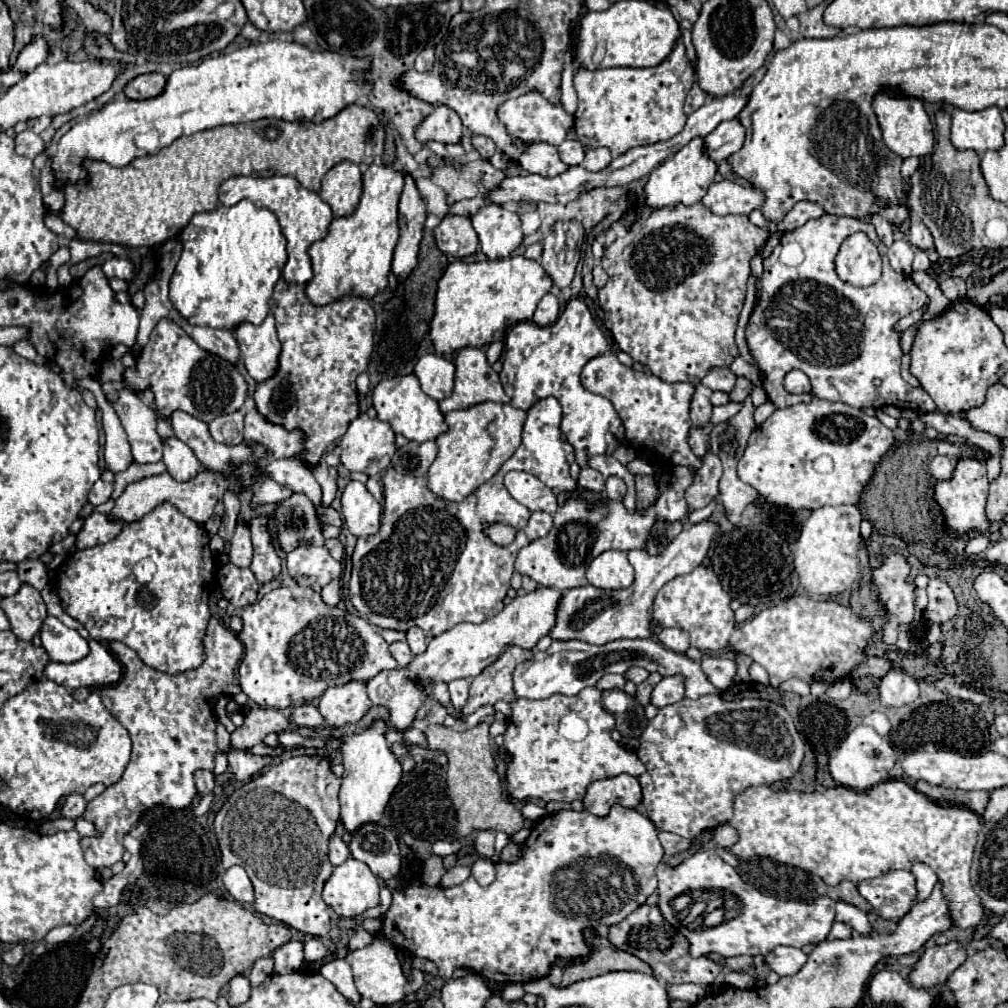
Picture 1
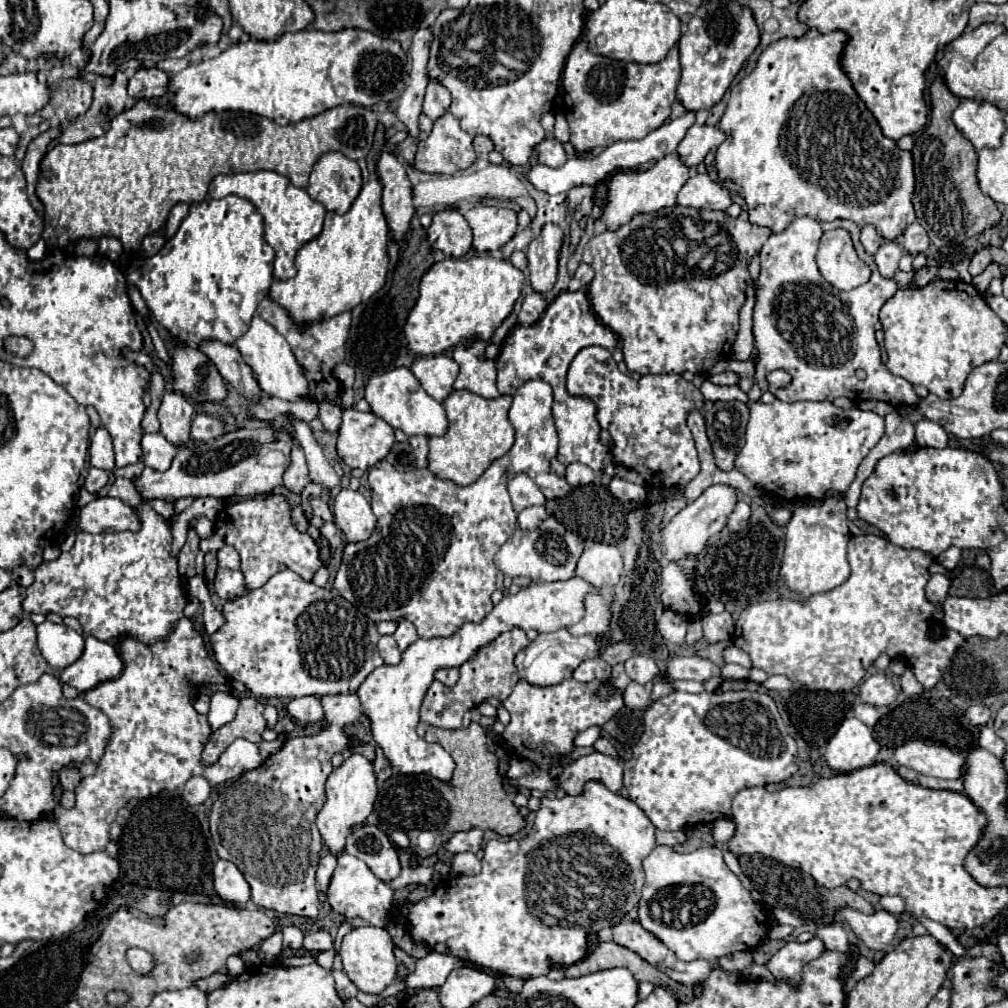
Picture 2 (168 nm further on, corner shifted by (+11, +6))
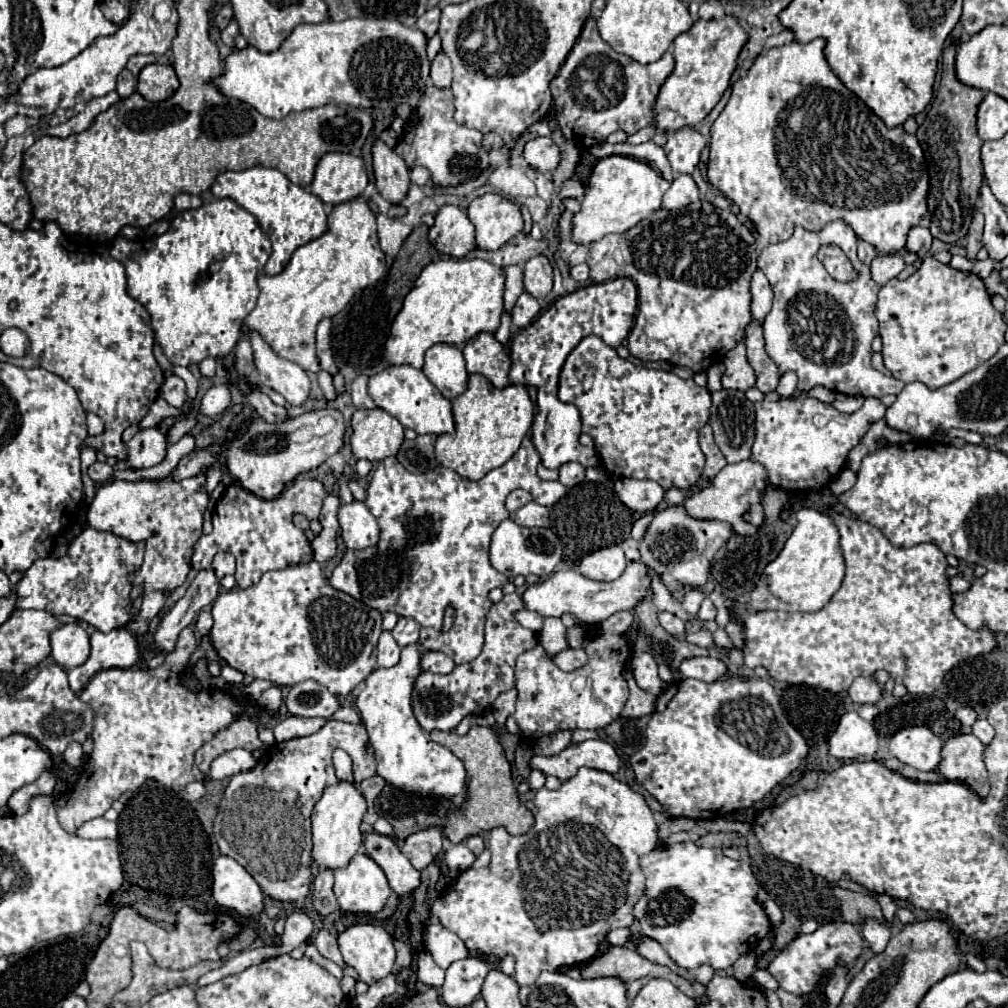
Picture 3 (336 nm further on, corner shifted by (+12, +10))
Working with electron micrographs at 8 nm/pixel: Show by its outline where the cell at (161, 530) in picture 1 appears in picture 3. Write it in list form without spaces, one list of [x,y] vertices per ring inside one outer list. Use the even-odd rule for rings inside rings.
[[[86,527],[68,547],[68,553],[64,557],[44,557],[32,563],[32,567],[24,573],[22,581],[16,585],[16,607],[18,609],[44,609],[48,613],[66,613],[76,619],[82,619],[96,627],[102,633],[108,633],[112,629],[124,627],[134,619],[132,613],[132,581],[130,573],[136,573],[142,567],[144,561],[144,545],[126,541],[118,535],[96,531],[92,527]]]

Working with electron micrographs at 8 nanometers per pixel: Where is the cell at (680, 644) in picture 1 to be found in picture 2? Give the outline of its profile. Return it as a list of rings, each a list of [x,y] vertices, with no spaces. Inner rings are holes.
[[[665,609],[659,623],[657,623],[657,629],[667,643],[681,645],[685,641],[685,635],[687,635],[687,619]]]

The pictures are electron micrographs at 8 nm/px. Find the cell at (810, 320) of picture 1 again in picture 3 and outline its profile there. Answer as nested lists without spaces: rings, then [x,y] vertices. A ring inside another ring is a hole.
[[[836,219],[824,225],[818,233],[796,227],[790,239],[768,245],[758,257],[758,269],[764,271],[774,291],[774,305],[762,323],[766,353],[778,365],[780,375],[786,371],[798,375],[796,387],[800,393],[818,385],[836,393],[862,397],[884,397],[888,393],[898,395],[904,389],[900,379],[882,375],[870,365],[872,339],[878,333],[874,307],[880,285],[872,281],[870,267],[858,261],[856,243],[858,237],[850,225]],[[822,243],[834,243],[848,255],[860,273],[856,281],[838,283],[830,279],[816,257]]]

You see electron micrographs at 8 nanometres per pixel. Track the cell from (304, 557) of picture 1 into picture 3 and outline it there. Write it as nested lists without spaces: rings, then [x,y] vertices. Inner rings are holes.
[[[314,479],[298,481],[298,485],[288,487],[288,491],[282,491],[276,499],[270,501],[252,495],[240,485],[230,485],[216,503],[212,515],[214,531],[210,535],[202,535],[194,545],[192,567],[196,571],[208,569],[217,552],[230,551],[236,557],[236,581],[242,589],[246,589],[254,585],[266,571],[308,563],[308,559],[312,559],[314,555],[310,541],[306,539],[302,529],[294,527],[292,517],[296,513],[302,513],[308,519],[316,519],[324,497],[326,491],[322,483]]]

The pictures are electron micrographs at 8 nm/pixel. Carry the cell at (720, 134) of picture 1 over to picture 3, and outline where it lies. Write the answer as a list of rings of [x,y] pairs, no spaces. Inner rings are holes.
[[[682,127],[668,137],[664,145],[666,157],[674,173],[692,173],[700,161],[702,149],[708,145],[708,139],[698,133],[694,127]]]

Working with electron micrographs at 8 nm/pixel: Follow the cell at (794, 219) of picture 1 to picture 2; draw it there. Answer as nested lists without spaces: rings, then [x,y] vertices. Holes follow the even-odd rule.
[[[667,207],[661,209],[657,213],[641,213],[637,217],[633,217],[627,225],[623,225],[617,231],[605,231],[597,237],[593,237],[583,251],[583,263],[591,265],[595,269],[595,277],[589,285],[589,297],[593,301],[593,309],[597,313],[597,317],[611,327],[621,343],[623,343],[623,355],[625,355],[625,363],[629,371],[637,371],[641,375],[647,373],[683,373],[683,371],[691,371],[691,373],[703,373],[709,371],[717,361],[731,357],[731,347],[733,341],[737,337],[737,329],[739,329],[739,309],[745,303],[745,287],[749,281],[749,271],[747,271],[747,263],[753,255],[757,255],[763,247],[763,243],[767,241],[767,237],[771,235],[769,229],[765,227],[757,227],[751,225],[749,221],[743,219],[735,219],[729,217],[725,211],[707,211],[707,209],[689,209],[689,207]]]

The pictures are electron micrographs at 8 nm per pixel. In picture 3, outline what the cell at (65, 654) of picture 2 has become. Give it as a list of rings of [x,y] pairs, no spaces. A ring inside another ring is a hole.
[[[60,625],[50,633],[50,647],[50,655],[64,669],[82,665],[90,655],[88,633],[80,625]]]

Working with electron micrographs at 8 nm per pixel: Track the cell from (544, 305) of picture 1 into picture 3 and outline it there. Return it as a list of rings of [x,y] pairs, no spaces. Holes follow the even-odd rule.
[[[522,293],[514,311],[512,311],[512,323],[520,329],[524,329],[526,325],[530,325],[534,321],[534,317],[540,313],[540,303],[538,299],[534,299],[530,293]]]

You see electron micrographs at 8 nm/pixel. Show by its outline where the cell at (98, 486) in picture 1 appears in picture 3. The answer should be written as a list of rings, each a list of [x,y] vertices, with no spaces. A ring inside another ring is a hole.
[[[96,461],[94,465],[90,465],[88,475],[90,475],[90,479],[92,479],[94,483],[98,483],[98,481],[106,481],[106,479],[110,479],[110,475],[112,475],[112,467],[110,467],[108,463],[100,463],[100,461]]]

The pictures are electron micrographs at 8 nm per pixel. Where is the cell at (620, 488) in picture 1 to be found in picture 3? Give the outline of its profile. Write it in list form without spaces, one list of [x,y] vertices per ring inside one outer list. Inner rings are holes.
[[[616,479],[614,491],[620,501],[632,511],[650,511],[656,509],[664,499],[664,489],[654,481],[638,481],[638,479]]]

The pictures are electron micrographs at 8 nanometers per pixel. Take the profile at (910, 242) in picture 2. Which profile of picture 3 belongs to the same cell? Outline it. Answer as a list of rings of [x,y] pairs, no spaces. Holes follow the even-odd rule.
[[[928,227],[910,229],[906,249],[922,259],[922,267],[908,281],[886,283],[880,289],[876,319],[884,345],[884,365],[892,375],[904,383],[922,381],[930,389],[940,389],[976,369],[998,351],[1004,343],[1006,321],[992,307],[982,279],[932,259],[930,243]]]

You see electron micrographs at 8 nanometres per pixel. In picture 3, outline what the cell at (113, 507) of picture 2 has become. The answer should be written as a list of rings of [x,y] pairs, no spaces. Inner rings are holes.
[[[206,471],[198,477],[172,481],[170,477],[164,481],[140,481],[140,483],[126,483],[126,481],[112,481],[102,485],[90,507],[88,507],[88,525],[98,531],[110,531],[118,537],[128,541],[146,541],[146,555],[144,565],[138,573],[130,575],[134,585],[144,585],[144,601],[142,609],[132,623],[128,623],[128,631],[132,633],[146,633],[148,623],[160,611],[166,601],[164,589],[174,589],[184,583],[190,571],[190,555],[192,547],[202,535],[202,515],[208,505],[208,495],[202,493],[202,483],[206,479]]]

